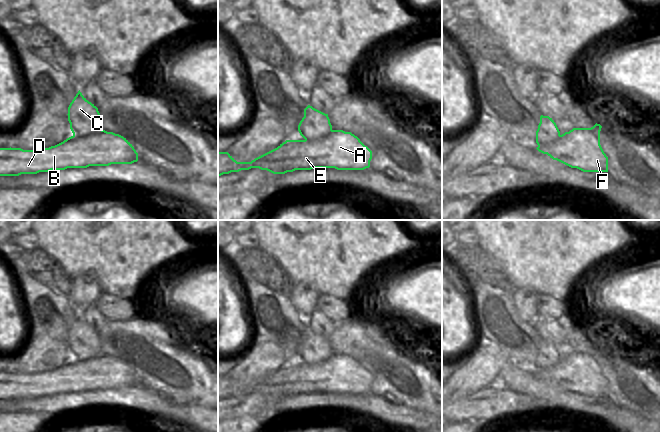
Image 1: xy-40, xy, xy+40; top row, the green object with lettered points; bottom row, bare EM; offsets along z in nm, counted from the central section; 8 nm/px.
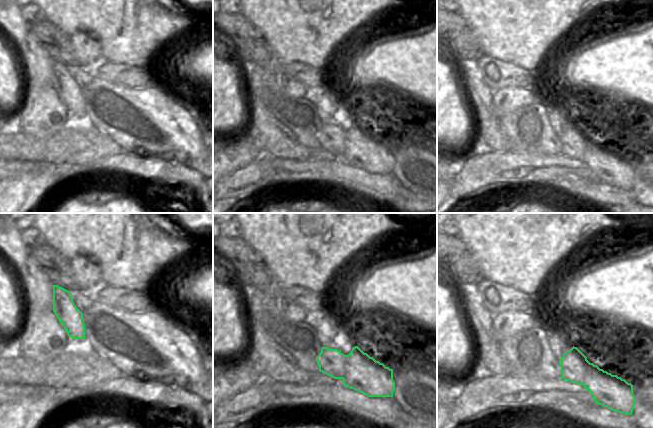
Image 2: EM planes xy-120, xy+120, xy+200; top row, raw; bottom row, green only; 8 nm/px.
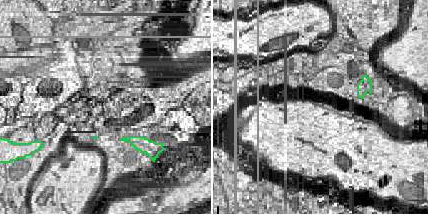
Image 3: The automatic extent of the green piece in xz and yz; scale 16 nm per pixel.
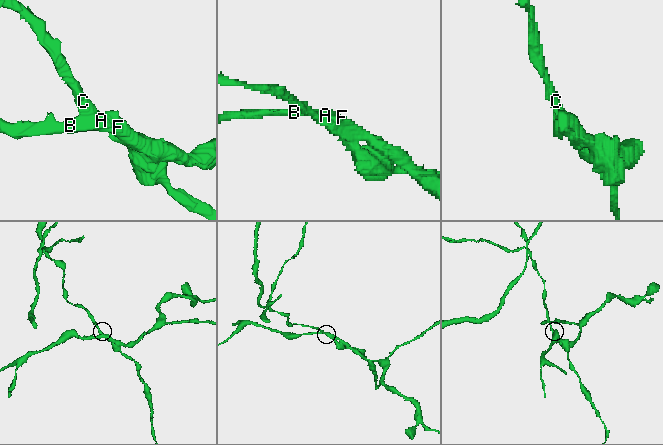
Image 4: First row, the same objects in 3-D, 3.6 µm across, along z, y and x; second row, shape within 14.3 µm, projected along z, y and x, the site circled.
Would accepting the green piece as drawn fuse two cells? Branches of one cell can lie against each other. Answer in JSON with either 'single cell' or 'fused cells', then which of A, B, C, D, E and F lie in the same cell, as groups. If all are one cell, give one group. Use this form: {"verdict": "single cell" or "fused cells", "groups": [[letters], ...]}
{"verdict": "fused cells", "groups": [["A", "B", "D", "E", "F"], ["C"]]}

